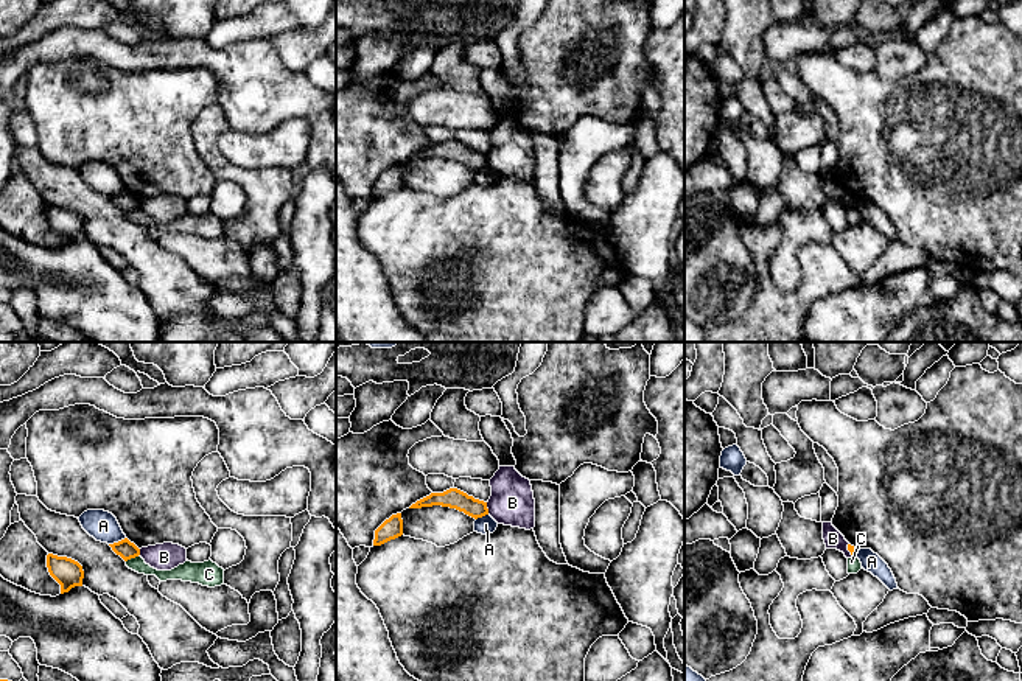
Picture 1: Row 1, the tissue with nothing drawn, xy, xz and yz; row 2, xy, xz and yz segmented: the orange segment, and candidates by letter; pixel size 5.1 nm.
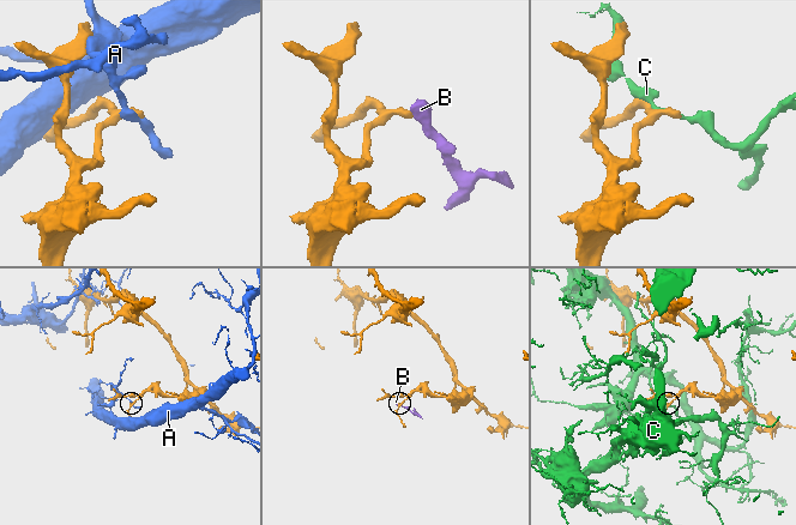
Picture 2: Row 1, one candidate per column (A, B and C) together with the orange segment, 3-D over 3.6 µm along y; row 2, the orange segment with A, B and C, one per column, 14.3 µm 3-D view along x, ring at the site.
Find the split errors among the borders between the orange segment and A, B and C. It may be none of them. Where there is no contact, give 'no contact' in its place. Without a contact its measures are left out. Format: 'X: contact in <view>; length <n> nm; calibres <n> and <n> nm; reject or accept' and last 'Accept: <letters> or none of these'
A: contact in xy; length 100 nm; calibres 90 and 160 nm; reject
B: contact in xz; length 70 nm; calibres 110 and 220 nm; reject
C: contact in xy; length 70 nm; calibres 90 and 70 nm; reject
Accept: none of these

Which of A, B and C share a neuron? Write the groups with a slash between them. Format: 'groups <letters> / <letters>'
groups A / B / C

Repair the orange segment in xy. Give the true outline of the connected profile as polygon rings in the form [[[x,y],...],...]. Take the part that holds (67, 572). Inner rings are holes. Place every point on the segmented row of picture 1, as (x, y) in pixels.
[[[48,554],[47,568],[50,575],[61,585],[61,594],[75,586],[82,586],[84,571],[78,561]]]

